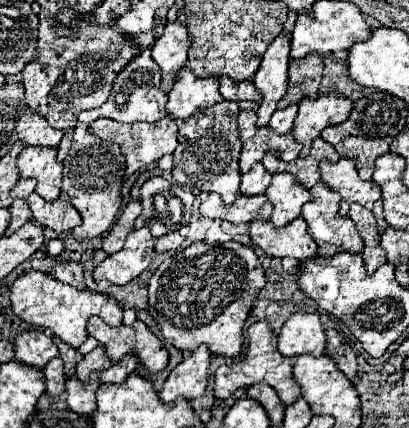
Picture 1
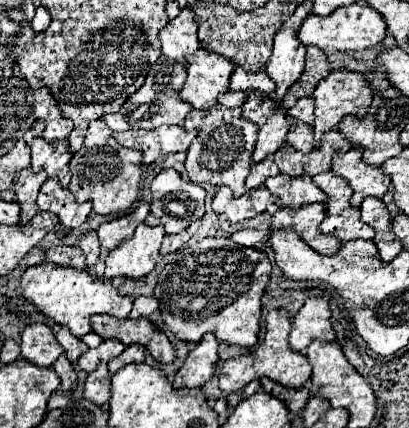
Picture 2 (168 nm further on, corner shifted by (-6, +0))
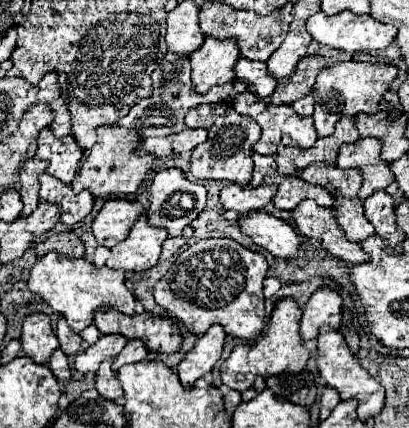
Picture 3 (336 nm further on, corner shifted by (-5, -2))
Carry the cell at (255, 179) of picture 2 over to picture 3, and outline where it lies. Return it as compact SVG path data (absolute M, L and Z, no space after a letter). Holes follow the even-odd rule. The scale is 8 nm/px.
M253 154L253 162L255 162L255 170L253 170L253 178L249 182L251 186L259 186L267 174L277 172L277 164L275 164L275 160L271 156Z

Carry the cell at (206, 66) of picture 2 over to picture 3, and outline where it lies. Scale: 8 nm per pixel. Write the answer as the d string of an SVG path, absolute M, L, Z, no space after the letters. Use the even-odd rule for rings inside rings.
M207 36L203 46L191 54L193 86L197 92L207 92L211 86L225 84L235 78L233 66L239 60L239 48L233 38L217 40Z

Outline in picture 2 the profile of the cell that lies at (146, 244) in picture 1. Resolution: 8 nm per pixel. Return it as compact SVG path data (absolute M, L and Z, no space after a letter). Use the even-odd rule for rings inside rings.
M138 224L134 236L108 254L104 278L110 280L114 276L126 278L148 276L156 266L162 238L164 238L162 226Z

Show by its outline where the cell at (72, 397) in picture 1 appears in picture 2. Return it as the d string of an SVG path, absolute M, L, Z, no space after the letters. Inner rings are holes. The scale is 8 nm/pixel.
M100 362L98 368L88 374L86 384L84 384L84 398L98 404L98 406L104 406L108 402L108 398L110 398L110 372L104 362Z

